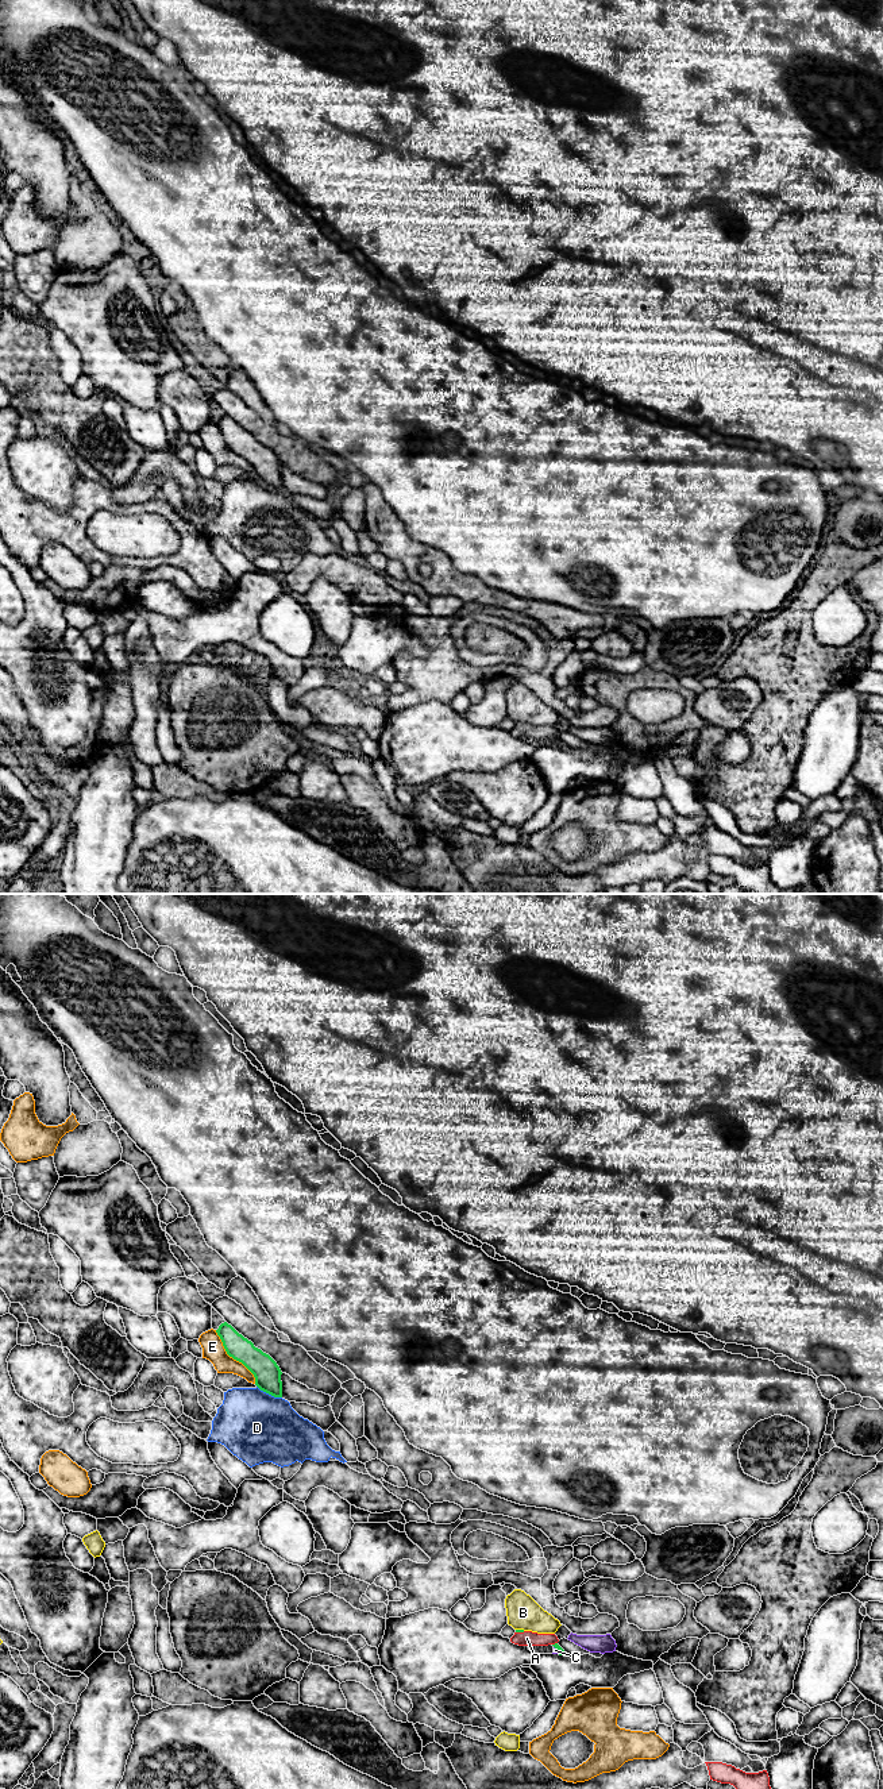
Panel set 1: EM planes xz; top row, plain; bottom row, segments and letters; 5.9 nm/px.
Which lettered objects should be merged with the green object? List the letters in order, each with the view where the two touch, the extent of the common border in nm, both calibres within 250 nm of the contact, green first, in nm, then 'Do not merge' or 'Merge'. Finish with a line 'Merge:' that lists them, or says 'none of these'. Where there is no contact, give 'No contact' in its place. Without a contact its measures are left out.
A: Touches green in xz. Shared border 60 nm. Thickness 20 nm (green) against 90 nm. Do not merge
B: Touches green in xz. Shared border 60 nm. Thickness 20 nm (green) against 200 nm. Do not merge
C: Touches green in xz. Shared border 60 nm. Thickness 30 nm (green) against 30 nm. Do not merge
D: Touches green in xz. Shared border 170 nm. Thickness 160 nm (green) against 420 nm. Do not merge
E: Touches green in xz. Shared border 400 nm. Thickness 160 nm (green) against 130 nm. Do not merge
Merge: none of these

